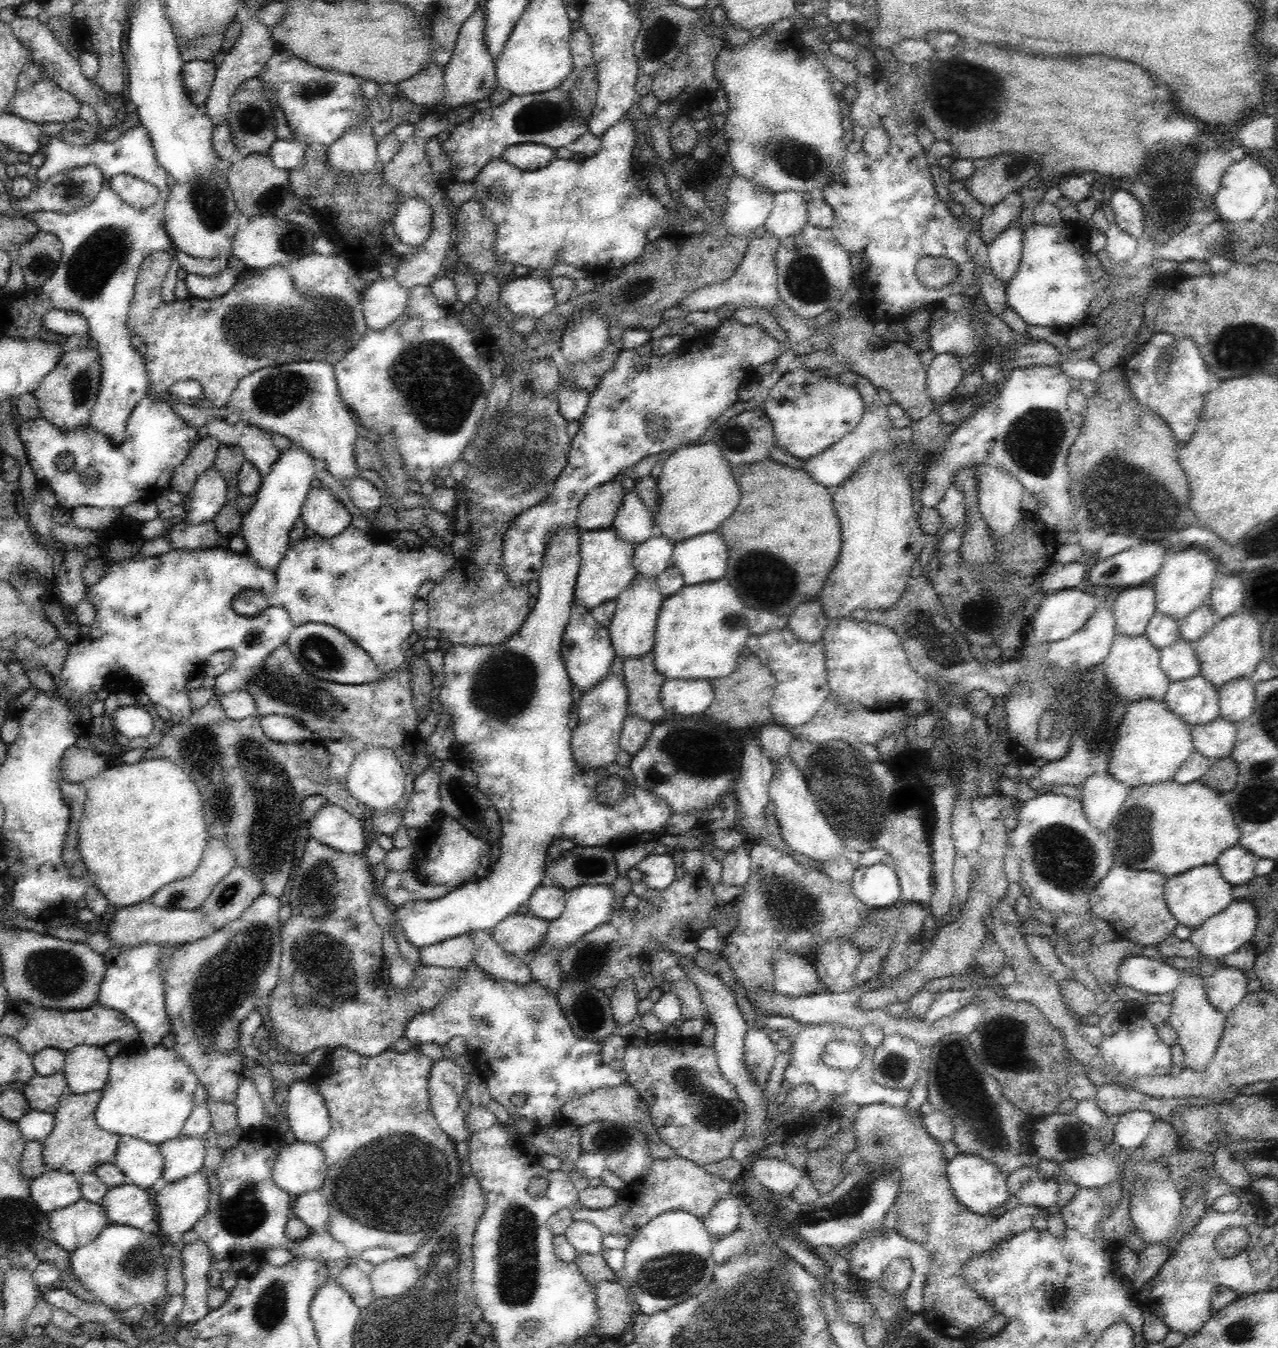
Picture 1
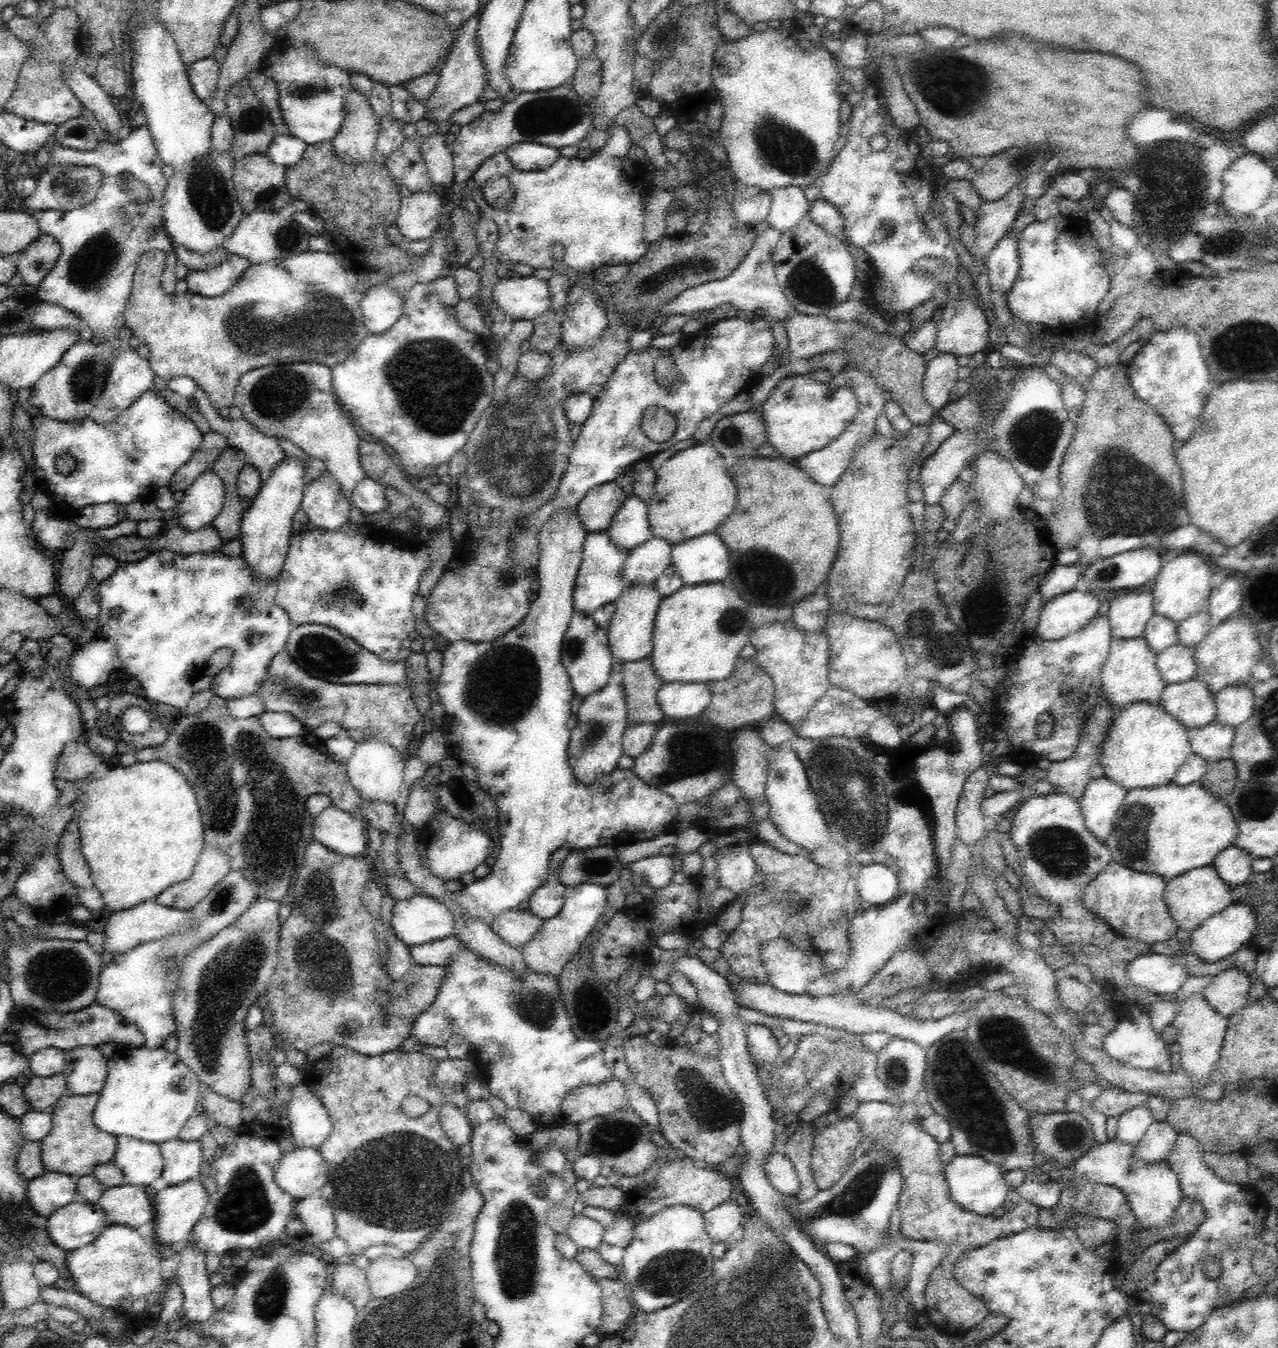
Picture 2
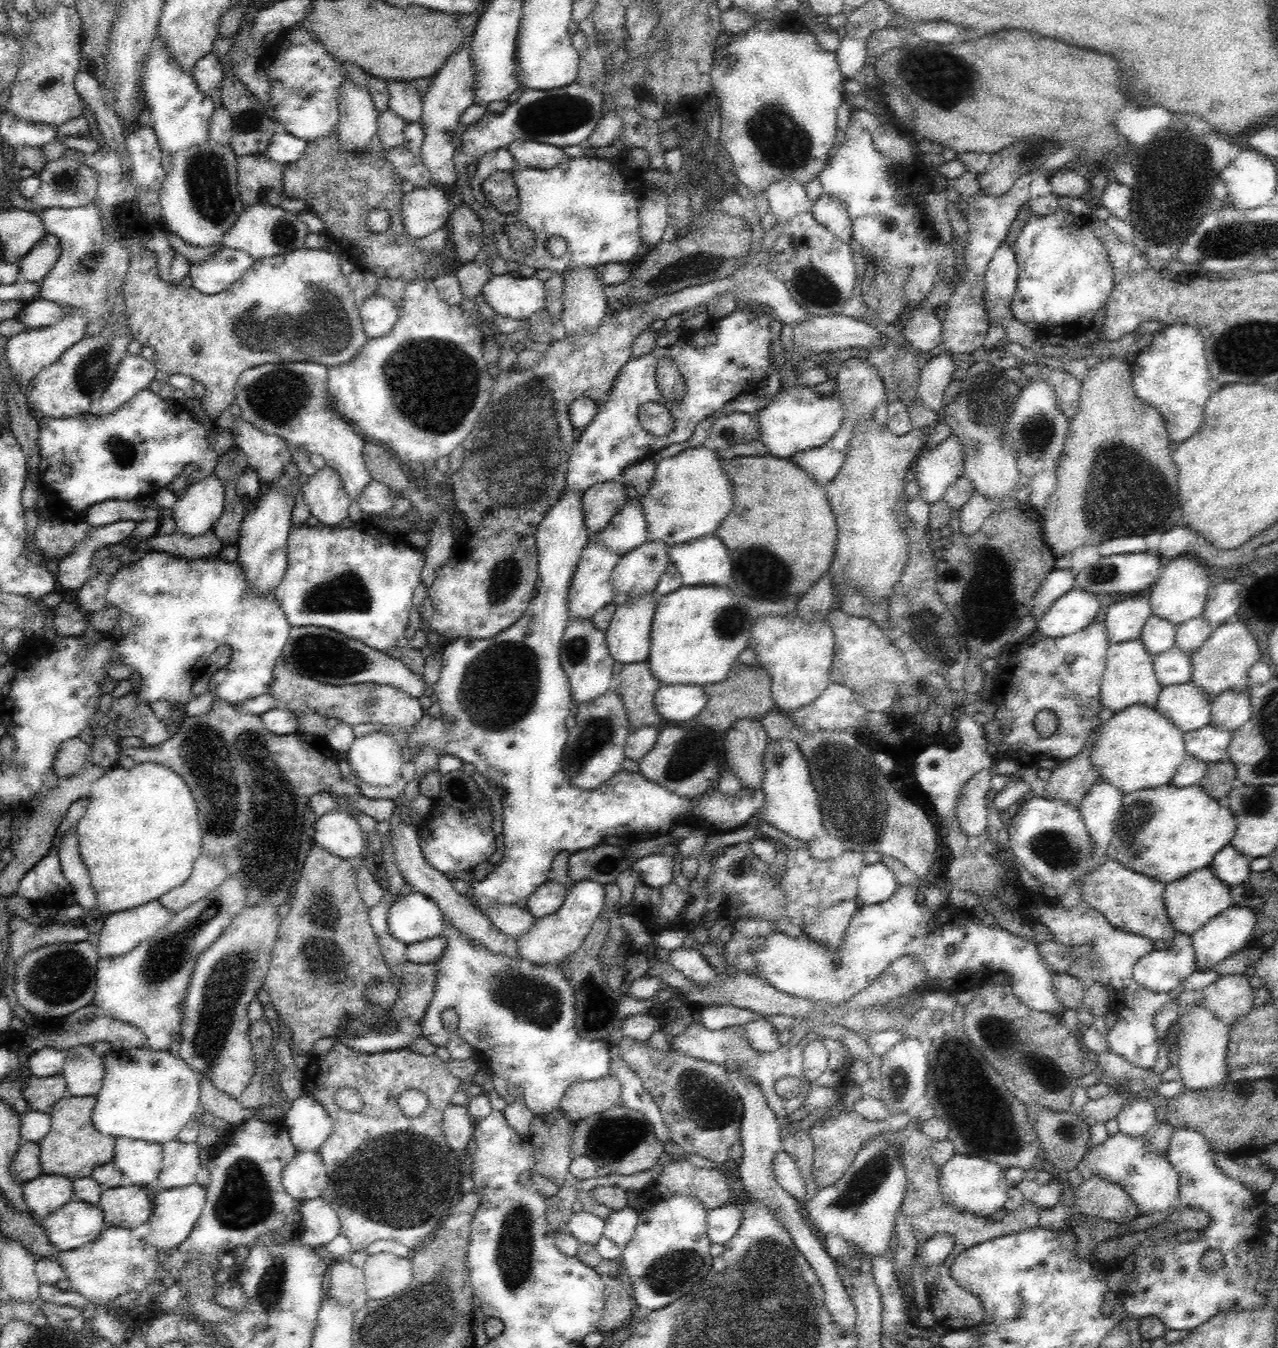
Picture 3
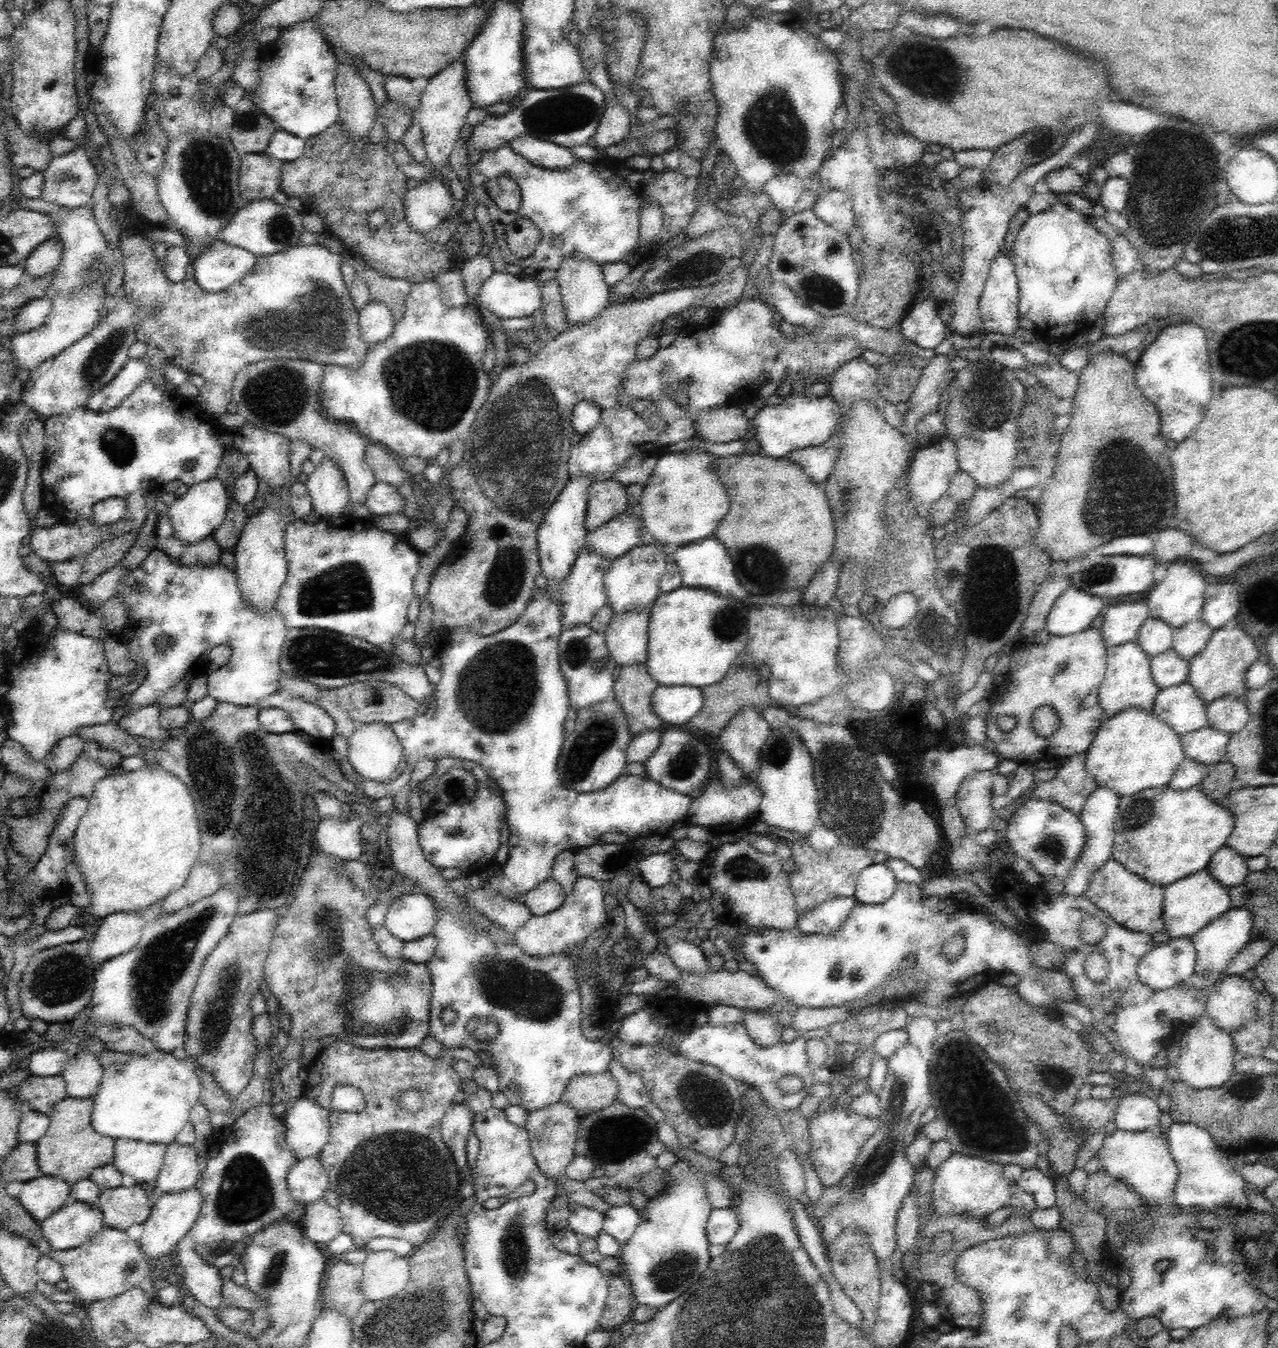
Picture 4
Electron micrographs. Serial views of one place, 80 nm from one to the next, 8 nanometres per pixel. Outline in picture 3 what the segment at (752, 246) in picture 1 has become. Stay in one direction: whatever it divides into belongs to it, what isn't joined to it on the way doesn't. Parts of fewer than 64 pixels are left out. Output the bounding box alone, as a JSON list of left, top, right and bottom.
[427,223,814,641]

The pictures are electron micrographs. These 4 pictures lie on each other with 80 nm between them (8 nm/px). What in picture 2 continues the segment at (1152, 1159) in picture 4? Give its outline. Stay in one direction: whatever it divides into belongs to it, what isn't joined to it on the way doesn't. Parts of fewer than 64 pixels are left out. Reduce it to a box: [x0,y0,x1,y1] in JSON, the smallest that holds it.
[1072,1137,1182,1228]

